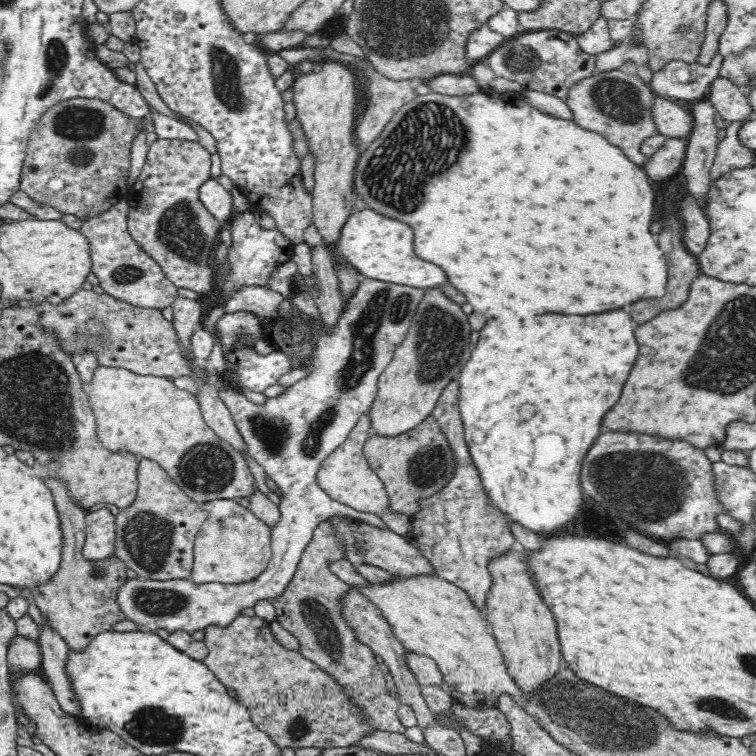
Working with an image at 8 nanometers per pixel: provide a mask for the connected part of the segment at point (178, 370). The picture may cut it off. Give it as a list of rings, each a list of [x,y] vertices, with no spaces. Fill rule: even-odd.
[[[80,288],[61,303],[47,307],[37,323],[72,360],[84,353],[94,353],[99,360],[98,367],[126,368],[138,375],[171,379],[190,376],[173,321],[164,319],[160,310],[136,308],[109,294]]]

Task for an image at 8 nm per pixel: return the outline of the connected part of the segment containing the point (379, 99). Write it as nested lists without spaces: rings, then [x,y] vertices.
[[[346,32],[343,34],[336,34],[334,38],[331,39],[329,46],[336,50],[336,52],[355,56],[357,61],[354,64],[358,66],[358,70],[362,72],[362,76],[364,76],[366,82],[368,82],[368,94],[370,94],[367,100],[368,106],[364,114],[360,116],[358,124],[353,128],[355,144],[361,147],[367,147],[376,140],[376,137],[381,133],[385,124],[396,114],[396,112],[398,112],[398,110],[400,110],[400,107],[404,106],[404,103],[410,102],[416,94],[414,94],[414,89],[410,87],[409,79],[393,81],[381,75],[367,59],[363,49],[353,40],[350,40]]]

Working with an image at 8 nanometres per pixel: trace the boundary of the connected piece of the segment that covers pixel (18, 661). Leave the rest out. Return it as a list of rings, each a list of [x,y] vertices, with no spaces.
[[[17,632],[10,639],[7,653],[7,661],[11,666],[9,675],[18,671],[41,669],[42,653],[38,639],[30,639]]]

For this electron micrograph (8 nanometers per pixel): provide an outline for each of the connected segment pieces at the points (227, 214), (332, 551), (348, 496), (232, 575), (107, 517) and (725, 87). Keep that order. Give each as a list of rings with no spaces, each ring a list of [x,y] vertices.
[[[212,176],[199,186],[199,201],[219,221],[228,222],[235,212],[230,191]]]
[[[327,519],[314,530],[294,578],[290,580],[282,596],[271,601],[276,611],[275,621],[299,640],[298,653],[315,662],[318,668],[337,681],[345,698],[359,708],[365,724],[369,724],[374,731],[404,734],[405,726],[398,718],[399,701],[388,691],[375,653],[358,639],[356,629],[344,617],[342,596],[352,586],[332,573],[330,562],[338,560],[344,561],[345,556],[337,542],[333,525]]]
[[[364,414],[348,438],[334,452],[331,452],[319,466],[316,473],[318,487],[336,502],[356,510],[376,513],[389,508],[388,496],[382,480],[377,476],[363,455],[364,443],[372,436],[370,418]]]
[[[213,500],[203,506],[207,510],[207,517],[195,536],[191,581],[196,584],[236,584],[252,580],[264,572],[272,554],[272,530],[269,526],[234,500]]]
[[[108,509],[88,511],[85,516],[85,543],[82,556],[90,561],[114,562],[114,516]]]
[[[718,76],[709,89],[710,101],[720,114],[720,118],[728,122],[746,122],[754,118],[745,89],[732,84],[727,78]]]

